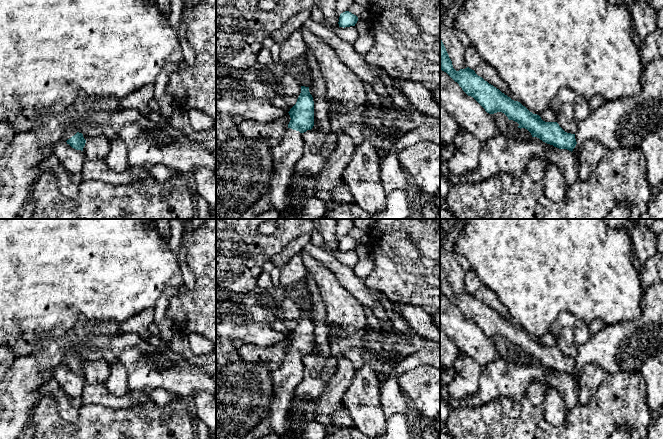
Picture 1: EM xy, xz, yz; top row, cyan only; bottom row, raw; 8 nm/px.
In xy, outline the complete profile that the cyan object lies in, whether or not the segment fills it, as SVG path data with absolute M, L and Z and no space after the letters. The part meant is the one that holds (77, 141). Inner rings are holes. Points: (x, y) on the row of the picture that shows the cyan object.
M71 116L67 119L66 128L61 140L64 140L72 148L83 151L86 140L84 139L82 133L79 133L75 130L76 120L77 118L74 116Z

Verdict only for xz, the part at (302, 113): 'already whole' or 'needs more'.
needs more

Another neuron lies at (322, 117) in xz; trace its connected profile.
M308 50L304 57L311 71L309 92L314 101L314 127L317 130L302 133L303 155L293 169L289 184L291 207L299 217L305 203L316 197L317 178L338 141L338 135L330 130L332 117L318 63L314 54Z

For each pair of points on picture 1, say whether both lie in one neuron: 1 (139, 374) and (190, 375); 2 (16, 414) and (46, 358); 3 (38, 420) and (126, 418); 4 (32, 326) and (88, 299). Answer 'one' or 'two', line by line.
1: one
2: one
3: one
4: one

